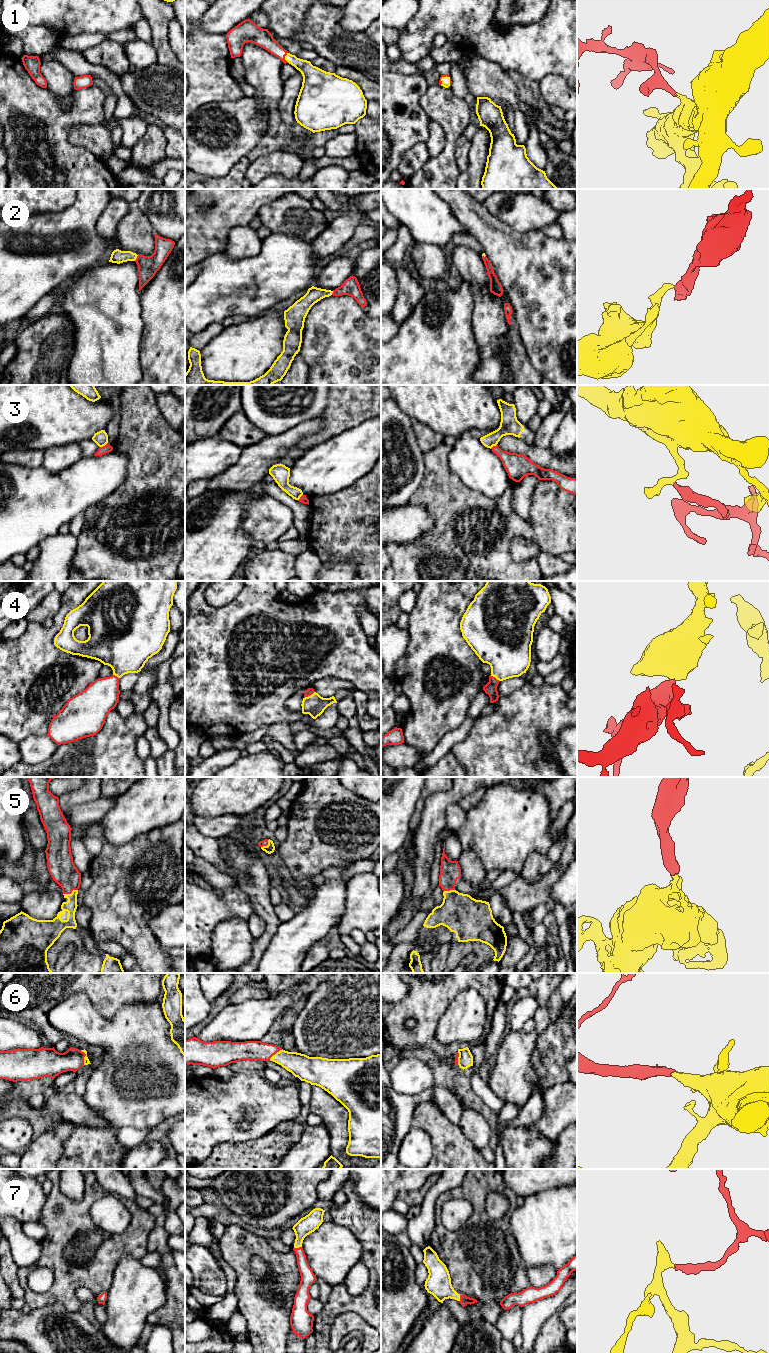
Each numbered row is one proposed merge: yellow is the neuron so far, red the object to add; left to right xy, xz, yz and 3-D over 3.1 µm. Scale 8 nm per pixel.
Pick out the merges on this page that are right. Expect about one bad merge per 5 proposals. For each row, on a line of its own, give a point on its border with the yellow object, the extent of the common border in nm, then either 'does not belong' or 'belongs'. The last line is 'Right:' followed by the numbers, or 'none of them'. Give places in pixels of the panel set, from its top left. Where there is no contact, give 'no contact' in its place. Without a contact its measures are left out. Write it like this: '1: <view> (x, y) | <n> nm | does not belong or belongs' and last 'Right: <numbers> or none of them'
1: xz (285, 57) | 90 nm | belongs
2: xy (136, 257) | 60 nm | does not belong
3: xy (103, 445) | 80 nm | does not belong
4: xz (310, 695) | 110 nm | belongs
5: xy (71, 893) | 130 nm | belongs
6: xy (84, 1057) | 130 nm | belongs
7: xz (297, 1247) | 70 nm | belongs
Right: 1, 4, 5, 6, 7

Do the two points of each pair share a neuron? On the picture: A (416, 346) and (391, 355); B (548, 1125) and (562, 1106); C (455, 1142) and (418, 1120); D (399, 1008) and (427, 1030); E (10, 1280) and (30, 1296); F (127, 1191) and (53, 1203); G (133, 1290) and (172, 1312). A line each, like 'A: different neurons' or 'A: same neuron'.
A: same neuron
B: same neuron
C: same neuron
D: same neuron
E: different neurons
F: different neurons
G: different neurons

